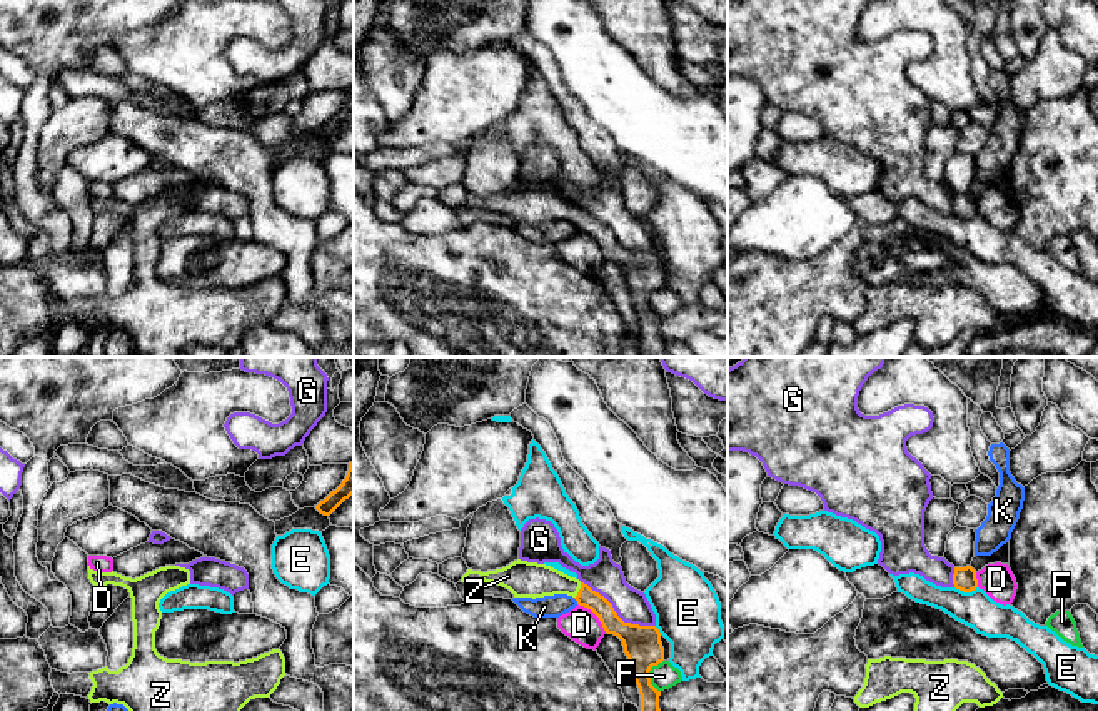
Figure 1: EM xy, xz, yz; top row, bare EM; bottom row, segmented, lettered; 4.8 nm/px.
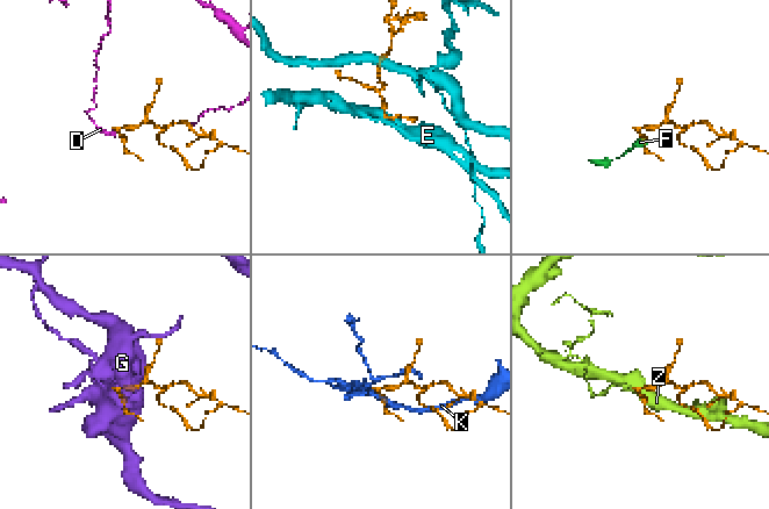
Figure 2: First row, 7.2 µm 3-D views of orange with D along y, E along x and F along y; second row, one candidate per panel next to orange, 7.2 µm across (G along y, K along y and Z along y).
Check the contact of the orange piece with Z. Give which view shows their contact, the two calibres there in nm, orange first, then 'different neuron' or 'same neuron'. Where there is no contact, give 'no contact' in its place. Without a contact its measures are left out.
xz | 100/180 nm | same neuron

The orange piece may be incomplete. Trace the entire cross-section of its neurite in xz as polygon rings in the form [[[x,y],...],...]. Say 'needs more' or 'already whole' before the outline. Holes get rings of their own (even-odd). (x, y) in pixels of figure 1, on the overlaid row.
needs more; [[[517,559],[496,571],[481,572],[467,569],[461,579],[461,582],[477,581],[502,586],[509,589],[514,598],[572,596],[579,606],[591,609],[599,618],[607,634],[614,634],[622,641],[634,681],[639,688],[641,711],[661,711],[661,691],[651,684],[649,678],[651,668],[664,661],[661,633],[656,626],[624,623],[604,596],[579,579],[546,564]]]

